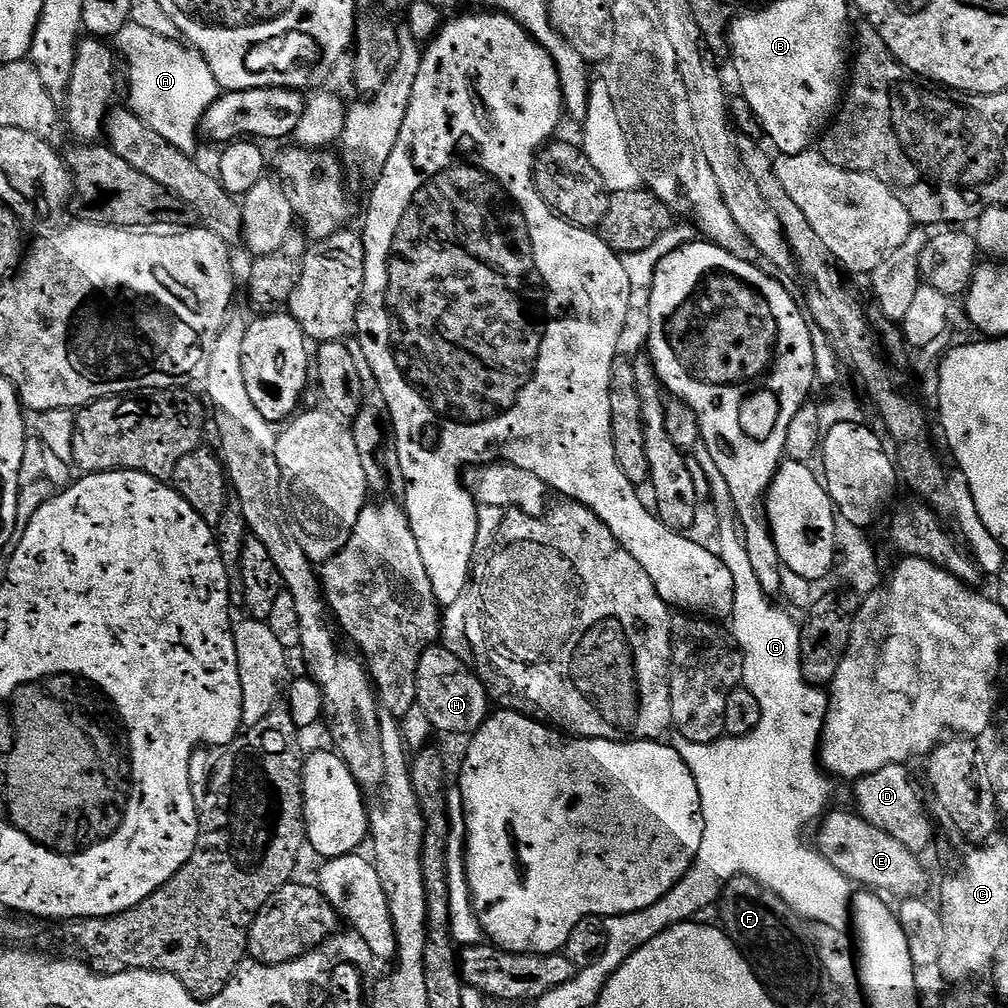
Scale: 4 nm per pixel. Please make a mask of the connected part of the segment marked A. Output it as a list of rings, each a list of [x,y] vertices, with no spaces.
[[[131,22],[125,24],[114,40],[115,43],[120,43],[118,52],[122,57],[123,67],[124,64],[128,67],[127,107],[131,108],[138,118],[142,118],[142,122],[146,122],[149,128],[154,129],[162,138],[166,138],[170,146],[189,154],[195,153],[196,136],[198,140],[204,116],[222,92],[220,83],[214,78],[203,56],[191,47],[185,46],[180,40],[167,40],[158,34],[153,34],[151,30],[142,30],[142,26]]]

